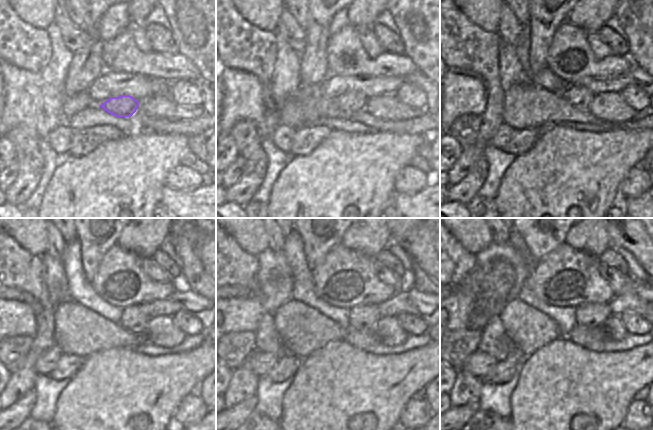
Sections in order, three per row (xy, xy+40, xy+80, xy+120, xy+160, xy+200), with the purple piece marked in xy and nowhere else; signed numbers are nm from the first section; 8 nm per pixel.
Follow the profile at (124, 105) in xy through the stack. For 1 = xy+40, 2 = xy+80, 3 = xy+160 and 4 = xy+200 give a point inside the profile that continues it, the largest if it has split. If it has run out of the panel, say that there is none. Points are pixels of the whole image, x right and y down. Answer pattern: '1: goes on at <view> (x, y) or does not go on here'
1: goes on at xy+40 (350, 103)
2: goes on at xy+80 (579, 97)
3: goes on at xy+160 (363, 318)
4: goes on at xy+200 (592, 314)

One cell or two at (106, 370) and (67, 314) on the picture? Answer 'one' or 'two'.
two

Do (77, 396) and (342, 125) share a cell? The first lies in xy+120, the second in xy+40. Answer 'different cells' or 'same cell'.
different cells

